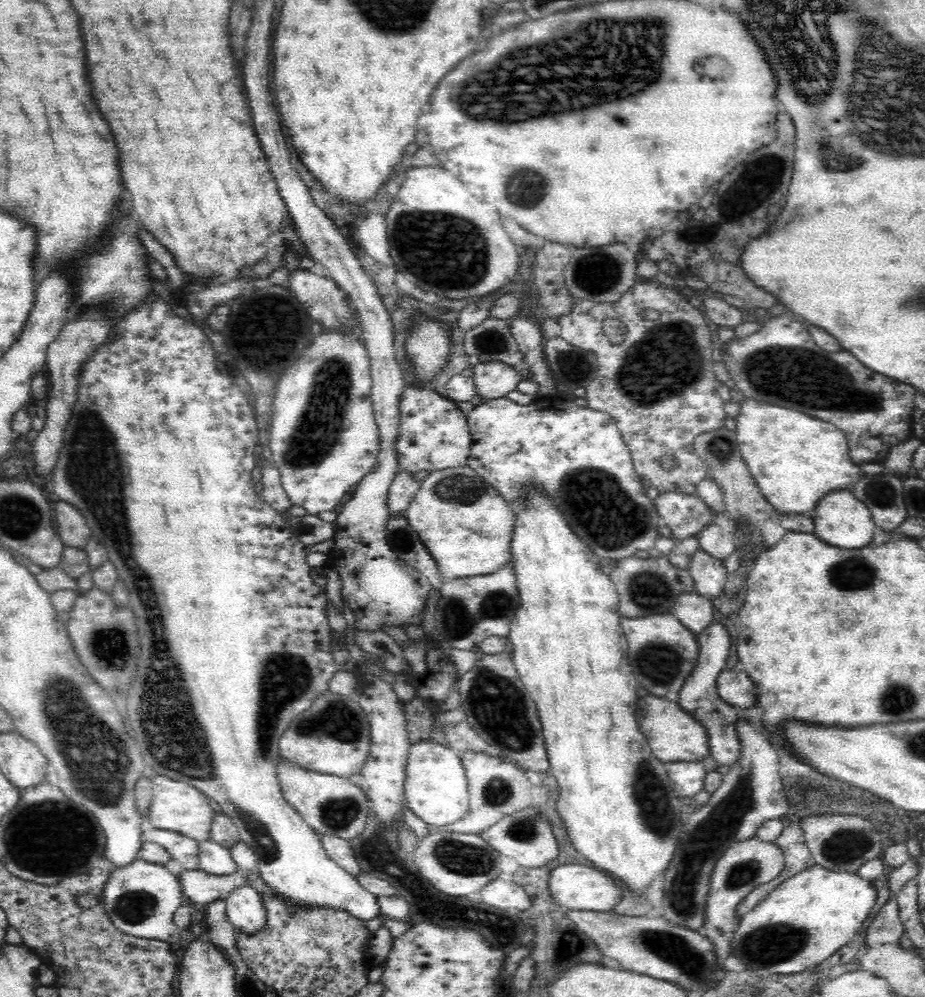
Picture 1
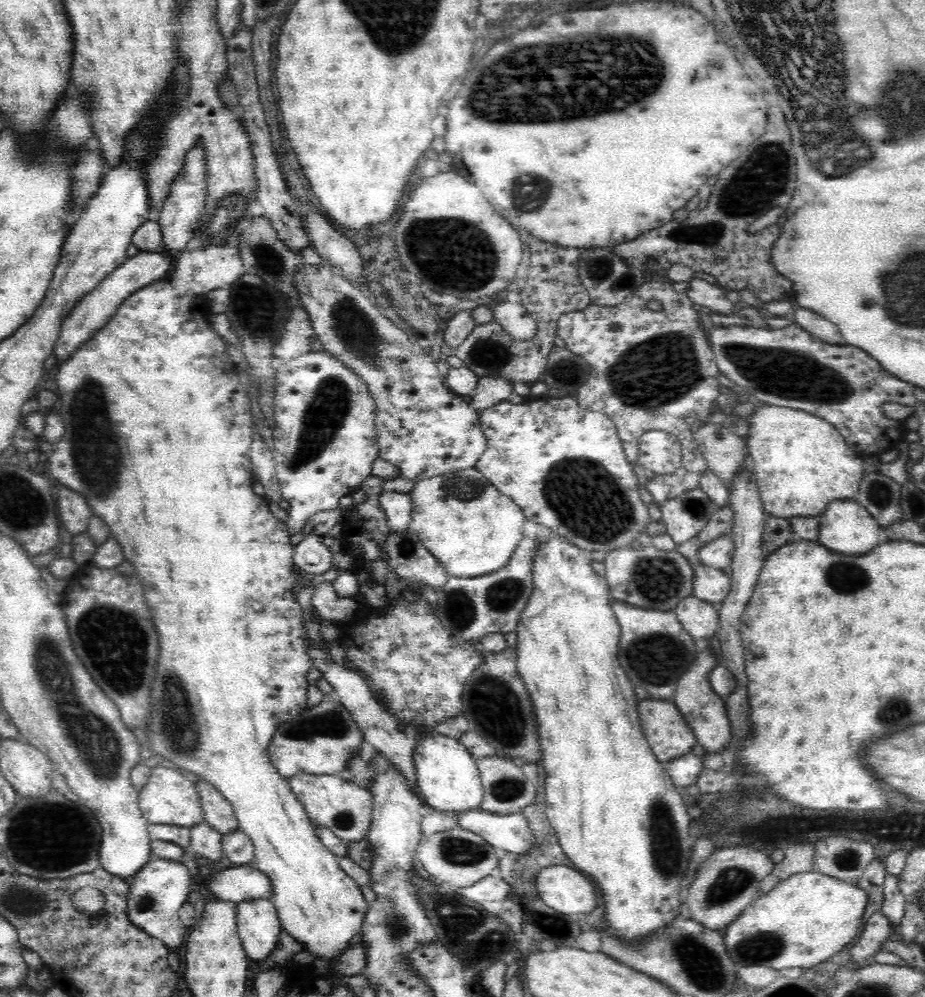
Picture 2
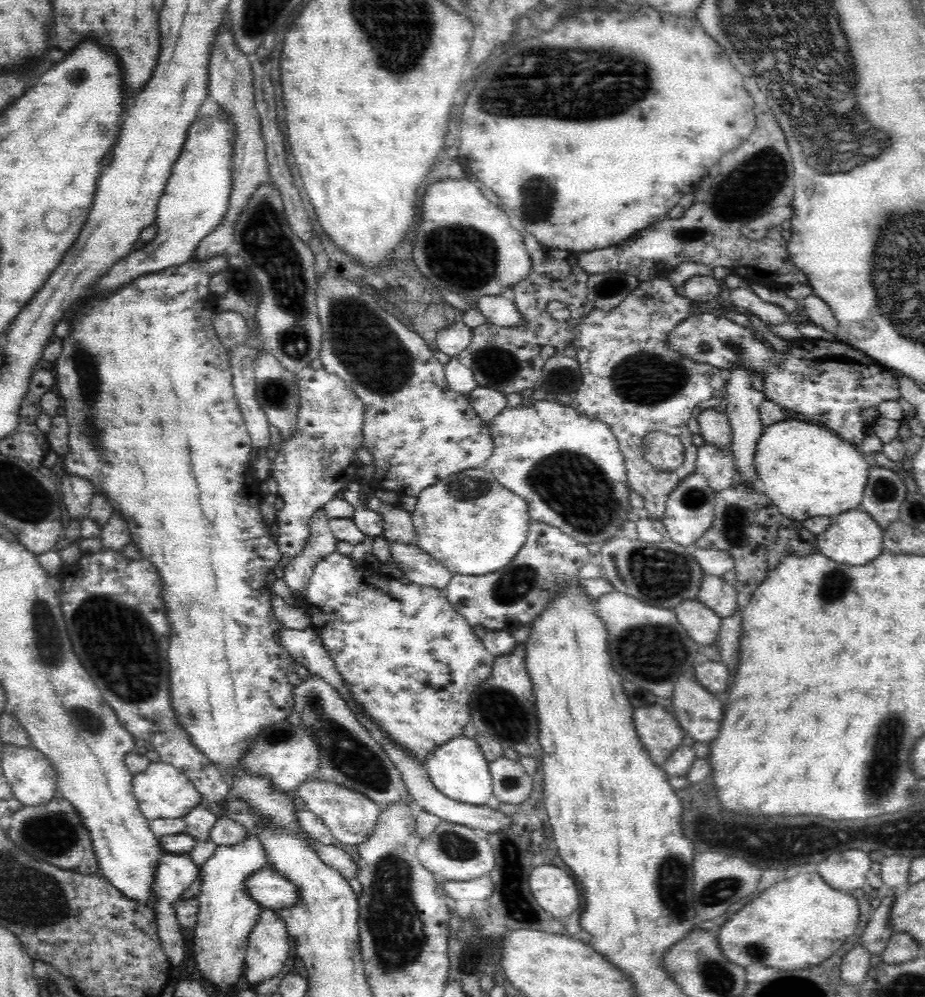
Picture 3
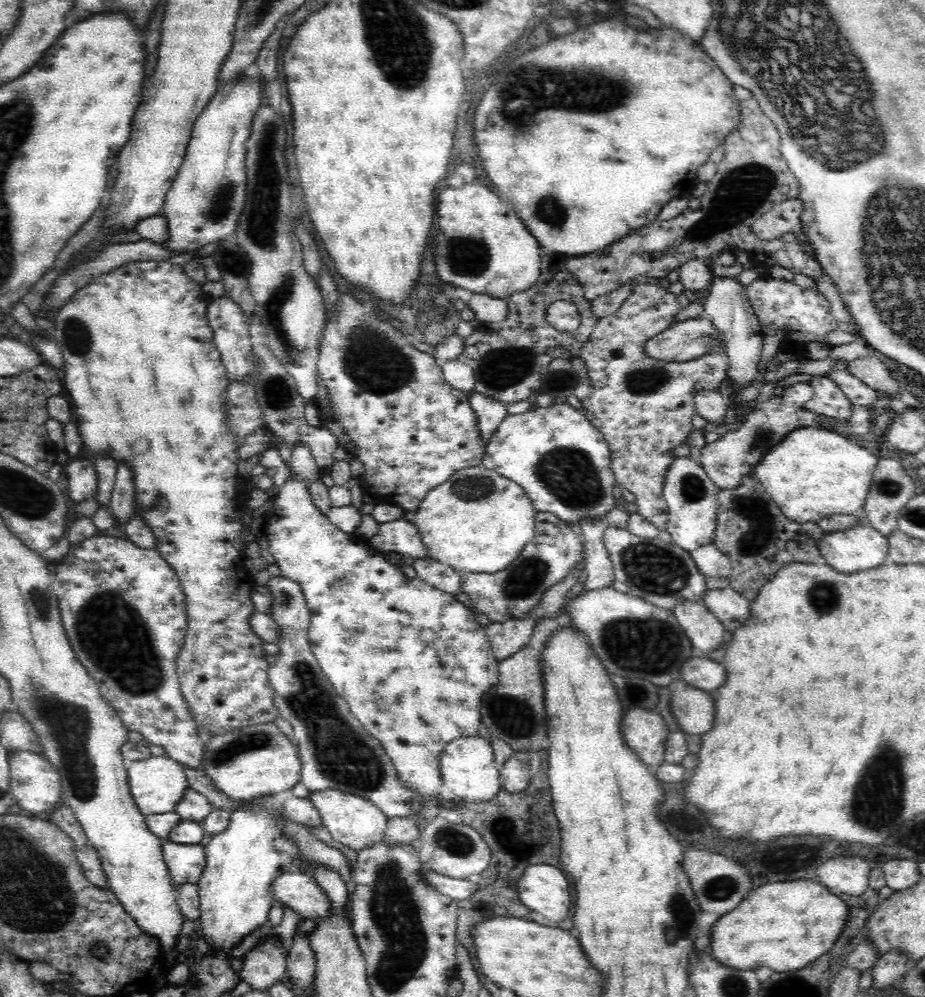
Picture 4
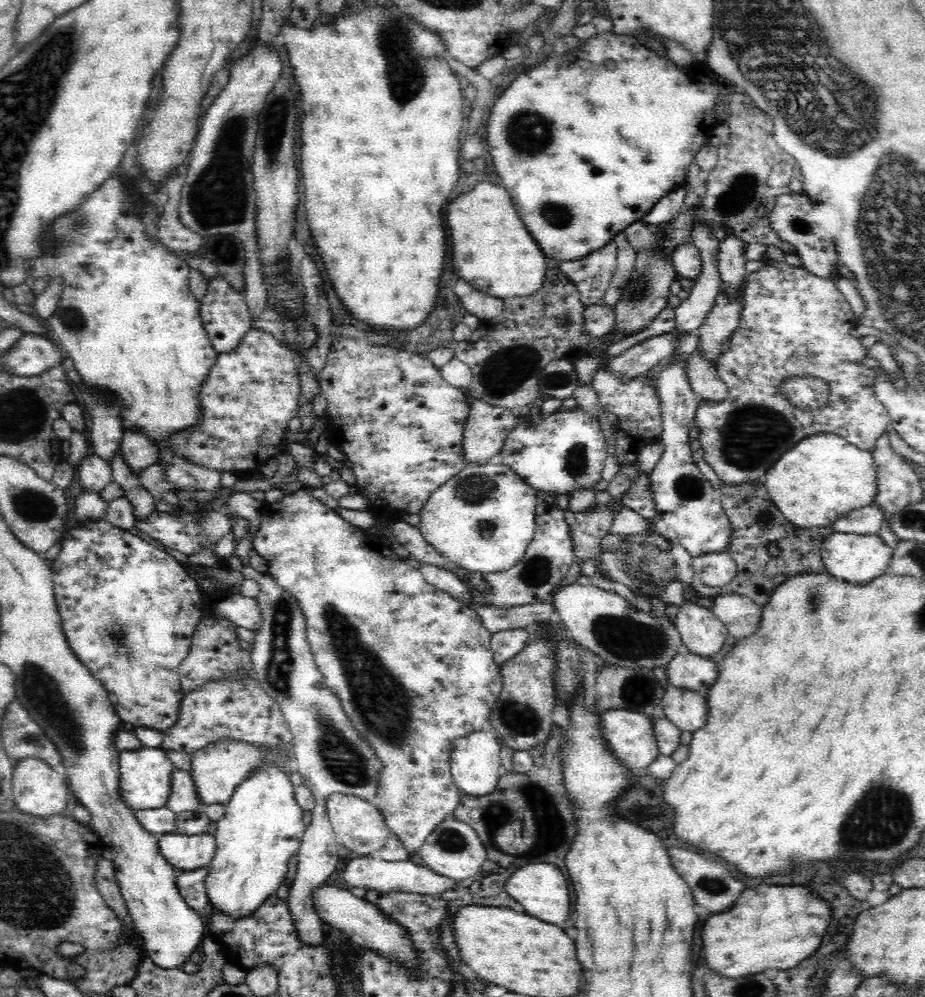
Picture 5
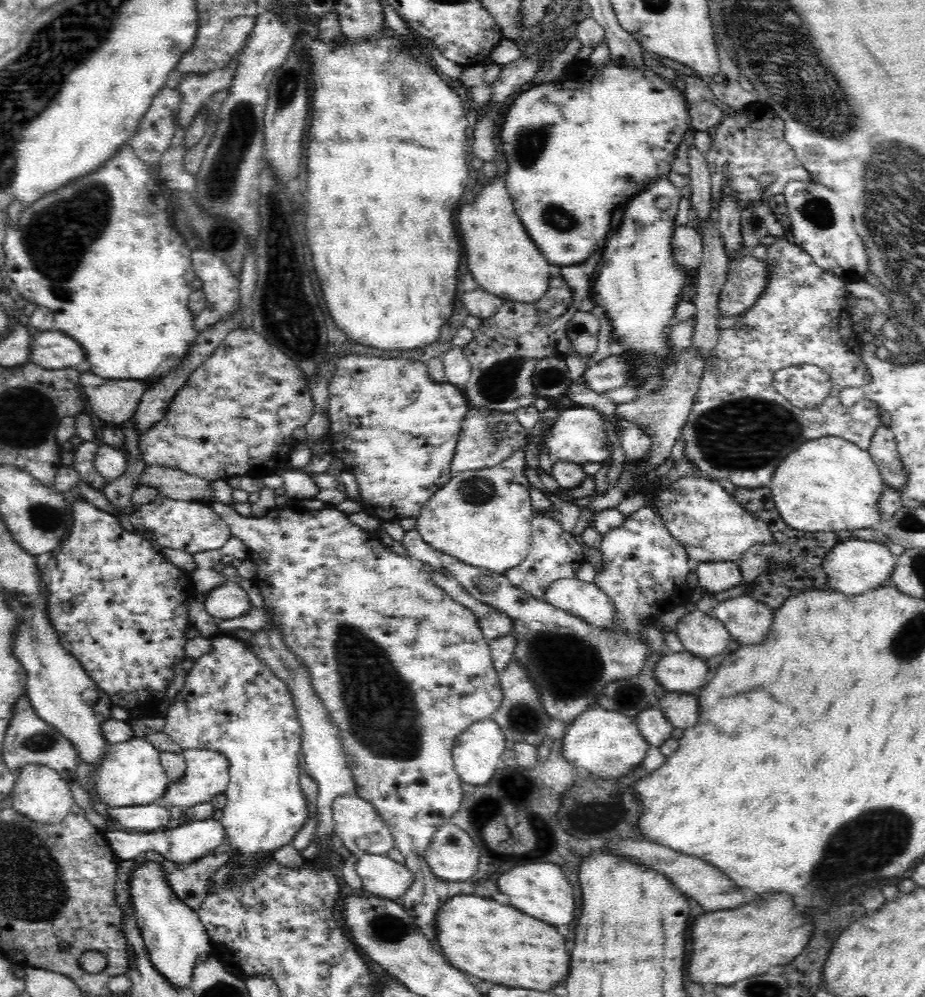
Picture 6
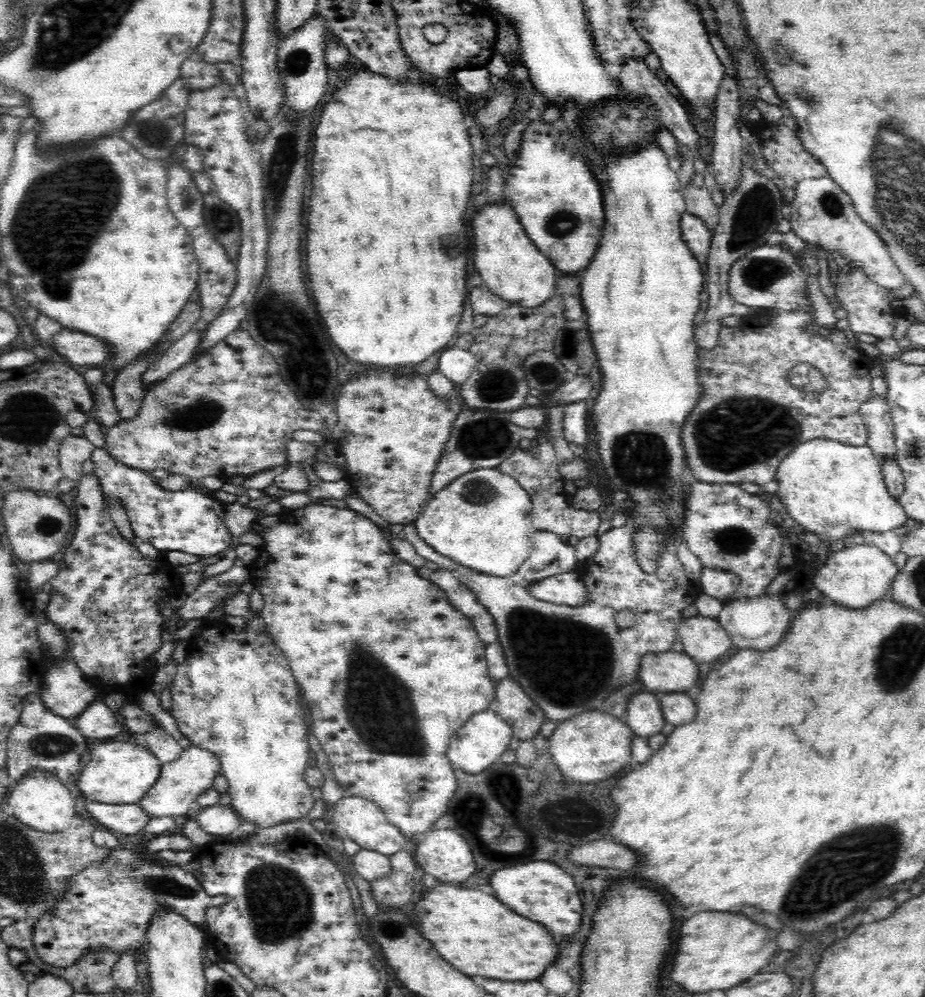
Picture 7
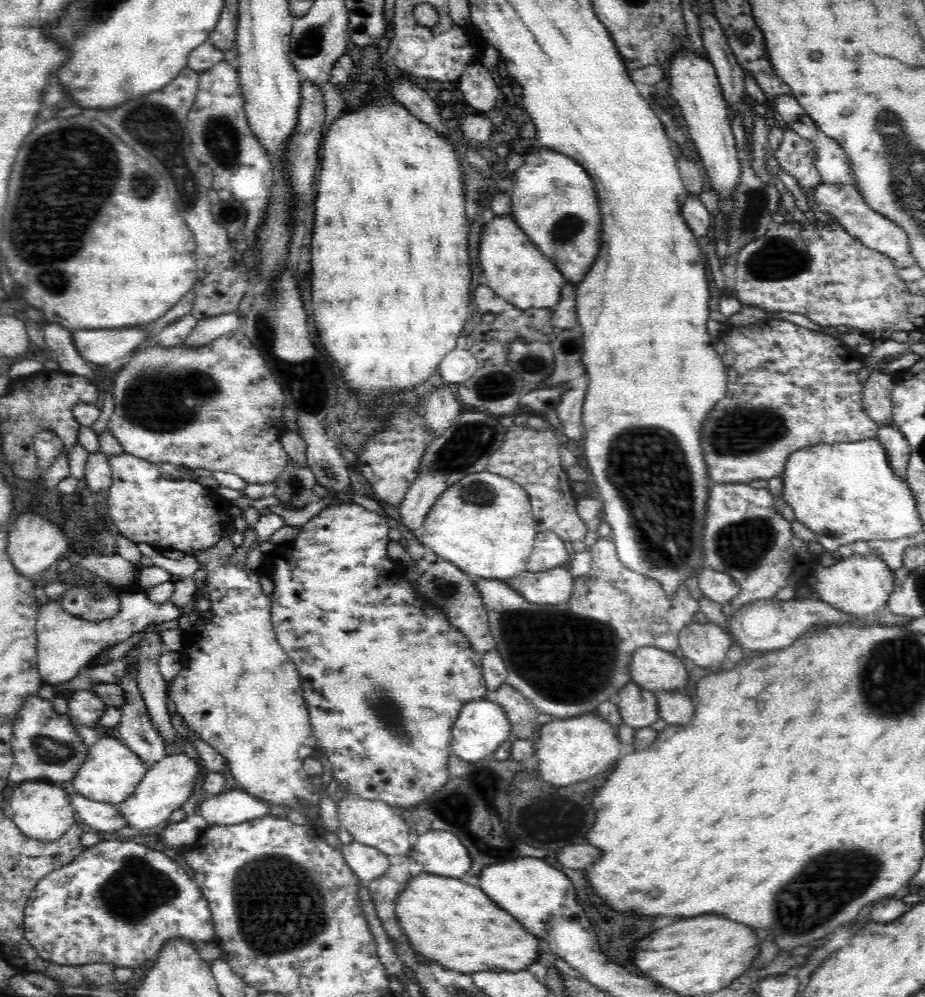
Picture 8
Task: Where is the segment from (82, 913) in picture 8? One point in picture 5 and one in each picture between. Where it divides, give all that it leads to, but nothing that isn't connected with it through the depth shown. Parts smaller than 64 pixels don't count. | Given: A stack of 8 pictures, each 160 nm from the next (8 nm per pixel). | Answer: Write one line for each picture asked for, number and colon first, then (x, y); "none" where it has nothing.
5: (191, 885)
6: (190, 883)
7: (109, 906)

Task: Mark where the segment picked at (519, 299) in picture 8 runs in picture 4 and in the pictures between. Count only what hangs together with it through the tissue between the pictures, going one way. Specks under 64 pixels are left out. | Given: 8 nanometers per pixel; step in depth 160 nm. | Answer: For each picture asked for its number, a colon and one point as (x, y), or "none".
4: (480, 245)
5: (491, 248)
6: (506, 263)
7: (513, 268)

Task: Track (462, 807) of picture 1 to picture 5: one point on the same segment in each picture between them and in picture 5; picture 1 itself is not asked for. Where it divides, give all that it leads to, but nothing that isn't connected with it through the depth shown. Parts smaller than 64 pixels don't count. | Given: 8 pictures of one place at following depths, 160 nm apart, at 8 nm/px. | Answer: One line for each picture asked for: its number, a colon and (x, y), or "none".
2: (446, 774)
3: (459, 769)
4: (469, 770)
5: (474, 759)

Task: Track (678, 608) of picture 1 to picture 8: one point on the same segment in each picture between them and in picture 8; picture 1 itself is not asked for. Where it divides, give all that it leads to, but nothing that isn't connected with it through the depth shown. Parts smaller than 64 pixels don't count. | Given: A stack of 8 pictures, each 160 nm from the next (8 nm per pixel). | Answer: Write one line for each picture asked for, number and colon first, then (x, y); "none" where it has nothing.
2: (700, 619)
3: (702, 624)
4: (704, 629)
5: (703, 633)
6: (701, 634)
7: (704, 639)
8: (706, 644)

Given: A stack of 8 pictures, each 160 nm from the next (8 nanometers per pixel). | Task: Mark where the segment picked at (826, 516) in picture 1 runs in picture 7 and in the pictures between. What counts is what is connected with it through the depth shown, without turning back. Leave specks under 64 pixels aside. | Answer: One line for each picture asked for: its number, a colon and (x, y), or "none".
2: (845, 526)
3: (854, 537)
4: (860, 547)
5: (852, 557)
6: (854, 566)
7: (855, 577)

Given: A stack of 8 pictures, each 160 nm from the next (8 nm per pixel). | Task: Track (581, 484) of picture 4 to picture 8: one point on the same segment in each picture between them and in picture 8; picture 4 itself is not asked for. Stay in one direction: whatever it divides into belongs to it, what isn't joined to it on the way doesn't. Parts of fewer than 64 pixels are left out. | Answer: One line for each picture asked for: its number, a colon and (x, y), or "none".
5: (564, 452)
6: (576, 436)
7: (576, 420)
8: (569, 410)

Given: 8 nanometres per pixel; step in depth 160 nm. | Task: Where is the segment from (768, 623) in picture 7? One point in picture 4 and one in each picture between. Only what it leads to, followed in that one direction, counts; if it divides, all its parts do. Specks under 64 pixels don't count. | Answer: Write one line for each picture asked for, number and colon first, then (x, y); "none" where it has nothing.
4: (729, 606)
5: (741, 615)
6: (748, 621)

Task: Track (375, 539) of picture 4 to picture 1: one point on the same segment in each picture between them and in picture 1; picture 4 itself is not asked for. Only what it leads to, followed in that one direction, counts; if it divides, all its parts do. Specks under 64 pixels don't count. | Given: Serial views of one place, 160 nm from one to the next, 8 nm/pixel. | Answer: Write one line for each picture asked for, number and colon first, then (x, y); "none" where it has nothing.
1: (403, 489)
2: (398, 507)
3: (398, 527)

